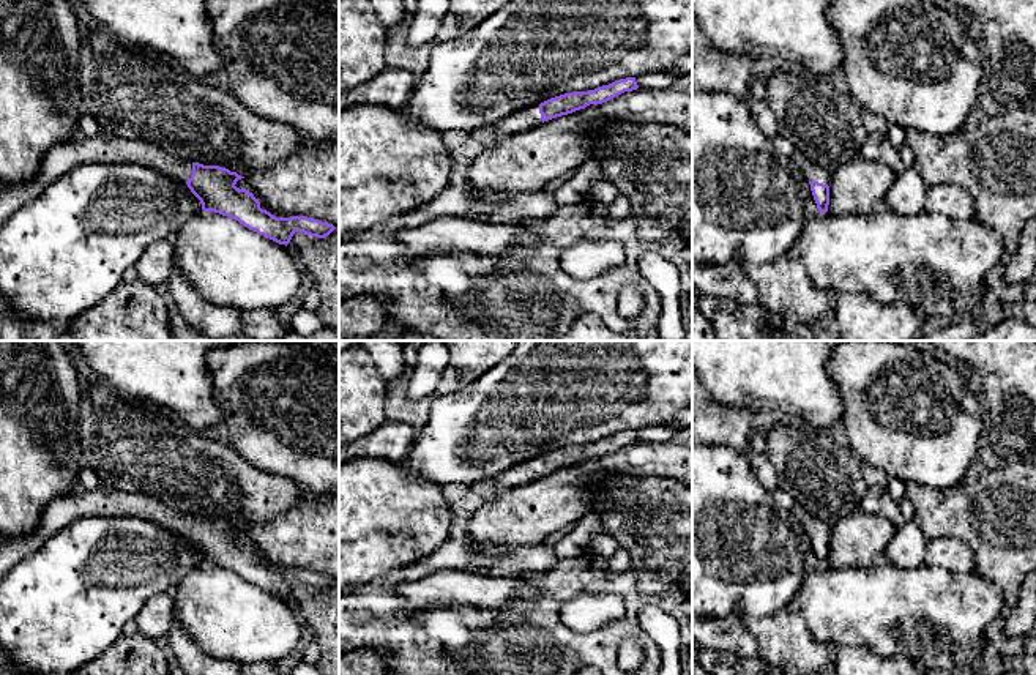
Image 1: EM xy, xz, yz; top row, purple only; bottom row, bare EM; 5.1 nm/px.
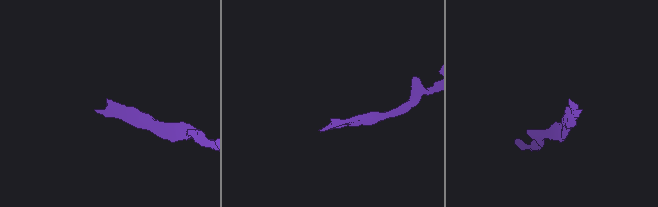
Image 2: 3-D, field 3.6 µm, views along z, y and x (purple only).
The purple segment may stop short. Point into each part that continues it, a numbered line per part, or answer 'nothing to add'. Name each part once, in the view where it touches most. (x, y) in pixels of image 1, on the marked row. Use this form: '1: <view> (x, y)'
1: xy (106, 149)

